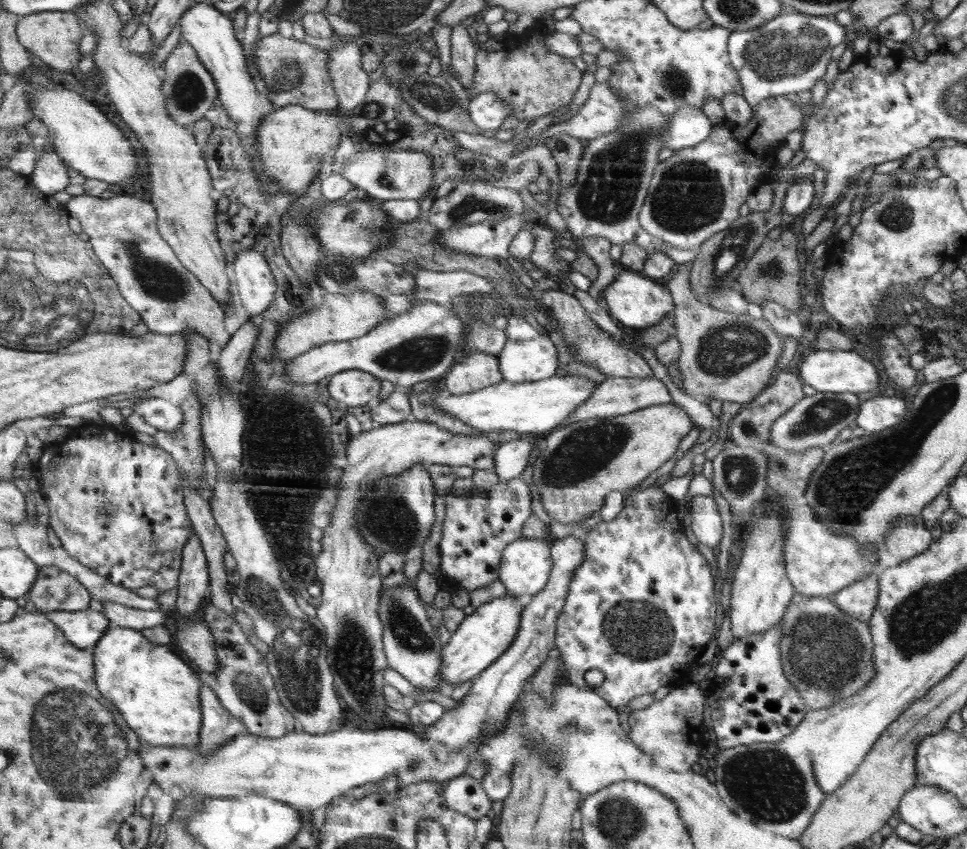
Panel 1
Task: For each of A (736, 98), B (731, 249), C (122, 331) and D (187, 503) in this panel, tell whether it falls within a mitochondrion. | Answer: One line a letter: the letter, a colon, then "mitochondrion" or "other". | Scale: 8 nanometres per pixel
A: other
B: mitochondrion
C: other
D: other

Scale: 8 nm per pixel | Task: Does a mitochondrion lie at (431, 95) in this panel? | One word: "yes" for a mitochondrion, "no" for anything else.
yes

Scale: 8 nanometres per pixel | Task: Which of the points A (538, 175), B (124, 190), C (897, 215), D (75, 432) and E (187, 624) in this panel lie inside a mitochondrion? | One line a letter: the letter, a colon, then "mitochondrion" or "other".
A: other
B: other
C: mitochondrion
D: other
E: other

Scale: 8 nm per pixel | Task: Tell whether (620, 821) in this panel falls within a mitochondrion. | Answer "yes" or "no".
yes

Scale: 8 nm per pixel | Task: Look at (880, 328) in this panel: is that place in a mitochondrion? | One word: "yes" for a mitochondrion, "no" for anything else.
no

